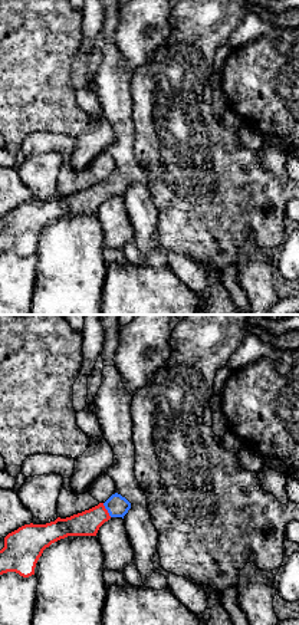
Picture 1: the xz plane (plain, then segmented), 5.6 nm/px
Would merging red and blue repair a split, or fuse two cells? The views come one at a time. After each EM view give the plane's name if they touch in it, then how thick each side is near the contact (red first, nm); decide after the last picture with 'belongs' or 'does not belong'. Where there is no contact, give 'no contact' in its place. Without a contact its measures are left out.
contact in xz; calibres 140 and 120 nm

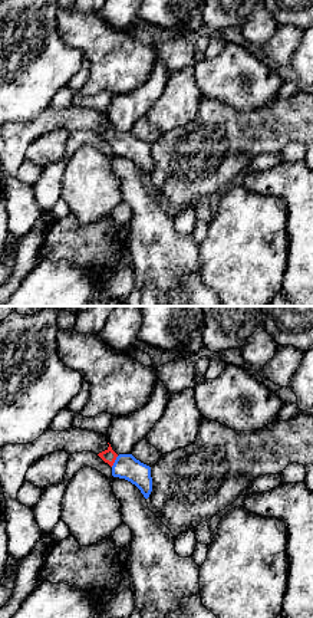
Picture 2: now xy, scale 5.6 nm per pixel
contact in xy; calibres 80 and 140 nm

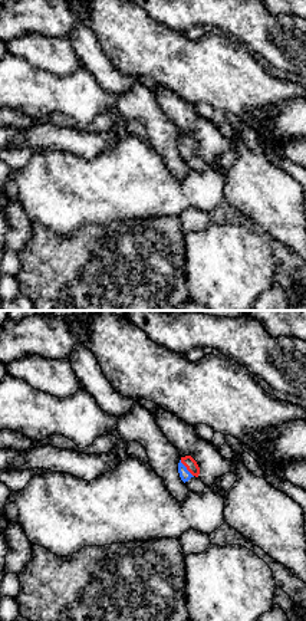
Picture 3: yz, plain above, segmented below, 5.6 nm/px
contact in yz; calibres 70 and 60 nm

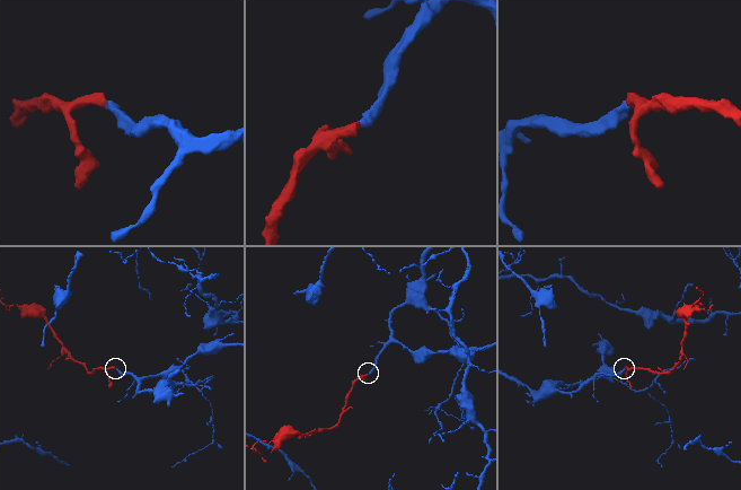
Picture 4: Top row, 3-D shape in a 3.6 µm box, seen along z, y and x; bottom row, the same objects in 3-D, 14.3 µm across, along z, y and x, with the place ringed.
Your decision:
belongs

